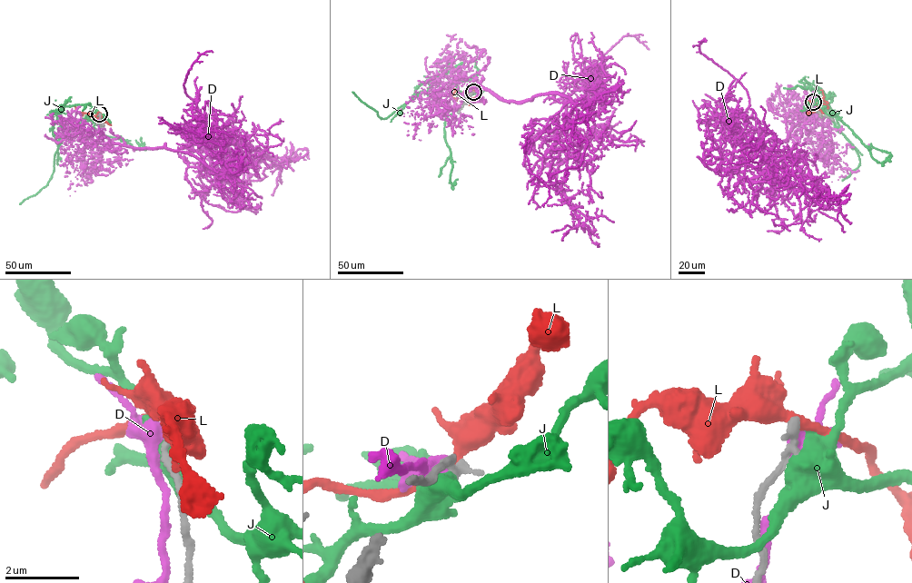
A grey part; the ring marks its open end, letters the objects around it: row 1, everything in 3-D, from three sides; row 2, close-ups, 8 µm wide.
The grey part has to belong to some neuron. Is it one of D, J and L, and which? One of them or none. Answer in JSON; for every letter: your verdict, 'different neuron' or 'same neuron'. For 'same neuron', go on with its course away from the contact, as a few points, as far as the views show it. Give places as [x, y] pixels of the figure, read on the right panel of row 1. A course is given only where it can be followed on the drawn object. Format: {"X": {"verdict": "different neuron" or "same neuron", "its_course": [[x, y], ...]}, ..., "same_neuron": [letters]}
{"D": {"verdict": "different neuron"}, "J": {"verdict": "different neuron"}, "L": {"verdict": "different neuron"}, "same_neuron": []}

